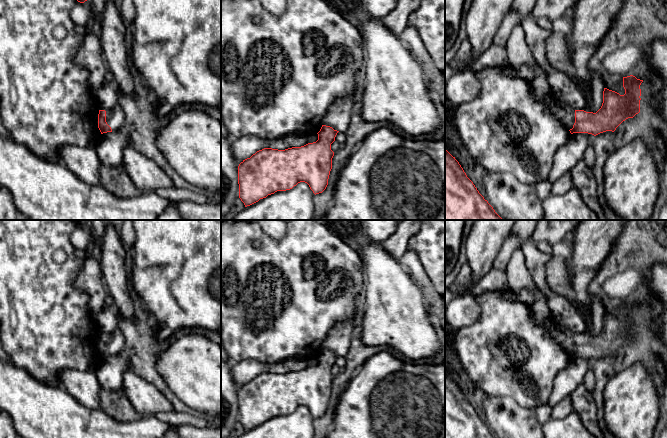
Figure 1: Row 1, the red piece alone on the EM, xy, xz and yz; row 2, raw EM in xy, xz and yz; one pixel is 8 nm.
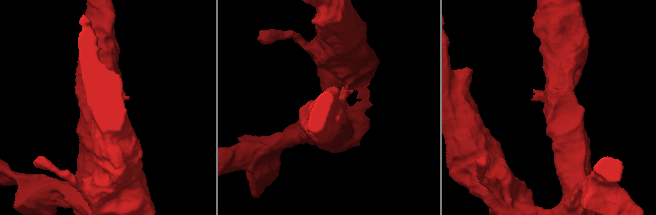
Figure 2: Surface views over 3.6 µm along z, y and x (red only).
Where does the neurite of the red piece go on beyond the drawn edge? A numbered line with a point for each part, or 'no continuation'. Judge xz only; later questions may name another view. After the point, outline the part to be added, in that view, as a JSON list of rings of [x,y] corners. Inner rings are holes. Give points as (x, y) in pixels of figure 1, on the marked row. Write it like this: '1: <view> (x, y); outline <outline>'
1: xz (338, 115); outline [[[361,90],[349,96],[336,100],[326,112],[323,125],[345,133],[350,125],[350,115],[356,102],[359,100]]]

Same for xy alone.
1: xy (115, 118); outline [[[117,105],[116,107],[105,111],[106,122],[111,127],[112,131],[122,130],[125,123],[125,117],[120,106]]]

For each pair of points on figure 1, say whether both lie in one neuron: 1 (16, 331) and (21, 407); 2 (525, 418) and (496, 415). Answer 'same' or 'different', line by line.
1: different
2: same

